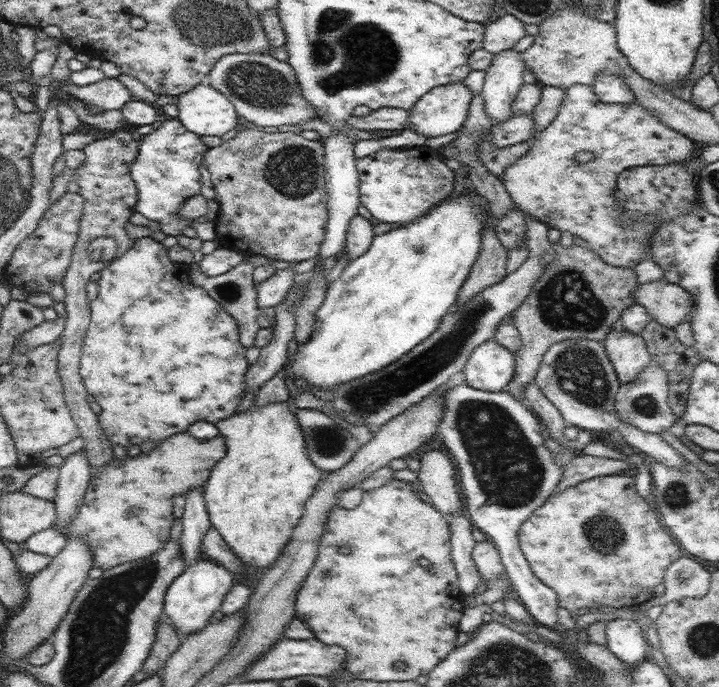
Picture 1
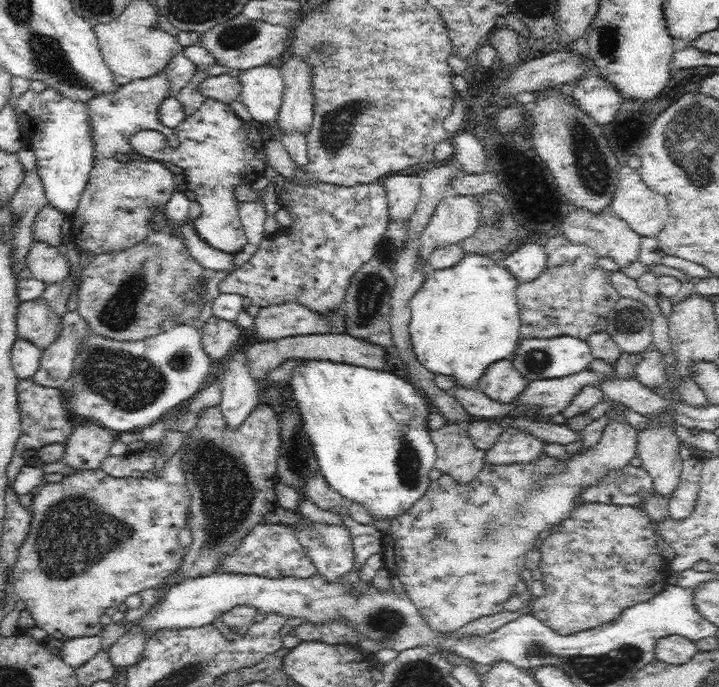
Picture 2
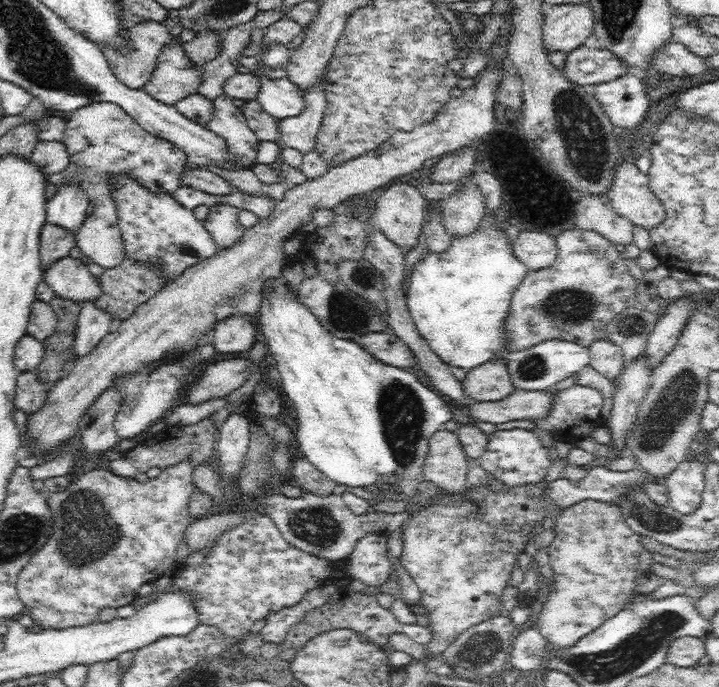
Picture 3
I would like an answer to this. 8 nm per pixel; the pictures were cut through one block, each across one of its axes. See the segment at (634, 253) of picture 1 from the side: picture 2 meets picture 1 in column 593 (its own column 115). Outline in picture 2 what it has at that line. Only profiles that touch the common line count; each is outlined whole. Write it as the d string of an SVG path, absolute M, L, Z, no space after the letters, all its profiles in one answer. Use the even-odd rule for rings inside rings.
M162 70L162 72L148 78L131 80L128 84L120 85L116 92L100 94L100 96L94 96L89 101L90 127L95 144L95 162L84 187L85 191L82 192L80 197L79 205L73 212L74 221L70 233L74 247L80 252L94 256L100 253L127 249L133 247L134 244L141 243L142 240L148 238L150 233L147 225L151 220L154 208L156 206L163 207L176 192L181 181L166 166L166 160L162 162L164 159L152 159L140 155L140 153L134 151L129 141L136 132L154 130L167 138L172 149L178 148L179 140L176 137L175 130L163 126L160 123L160 113L158 113L160 104L170 96L172 96L170 95L170 85L168 85L165 70ZM117 153L128 155L132 160L127 163L120 162L115 158Z

